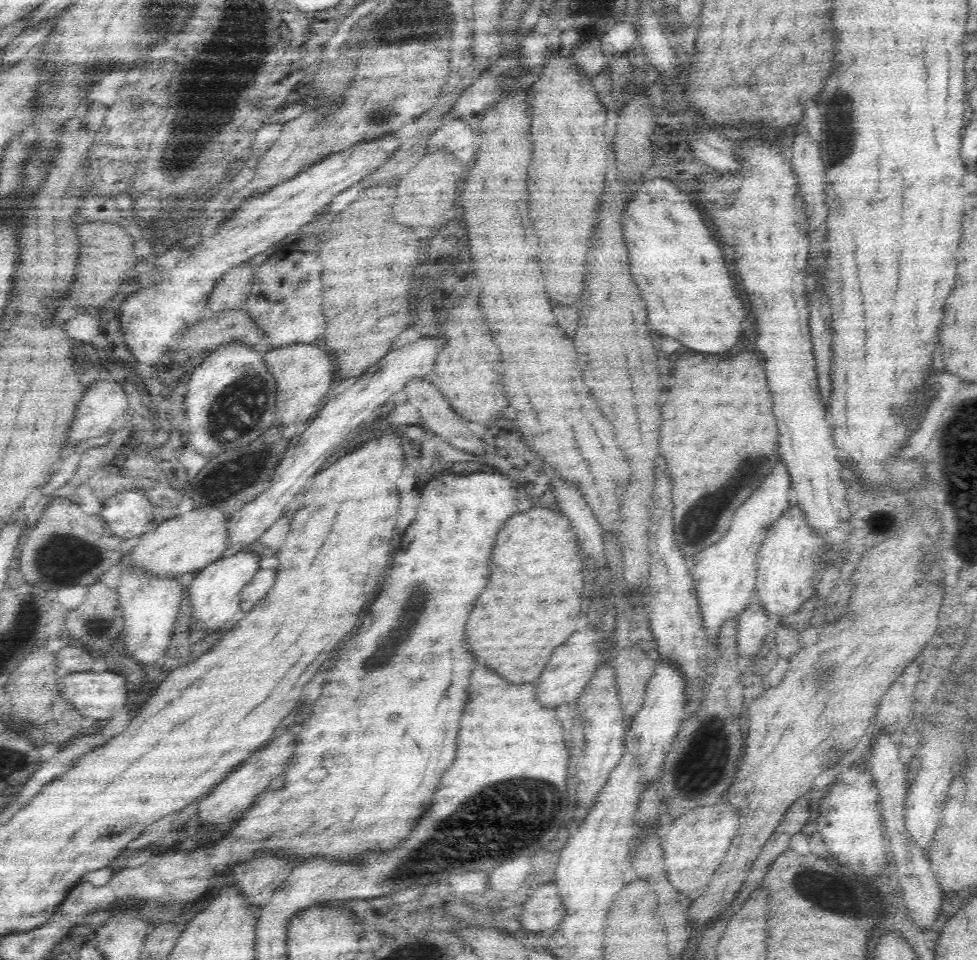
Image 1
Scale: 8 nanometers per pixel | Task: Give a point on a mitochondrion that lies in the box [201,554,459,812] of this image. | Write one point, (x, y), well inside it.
(419, 597)

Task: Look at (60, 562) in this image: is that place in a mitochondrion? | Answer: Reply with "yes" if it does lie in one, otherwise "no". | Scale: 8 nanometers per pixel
yes

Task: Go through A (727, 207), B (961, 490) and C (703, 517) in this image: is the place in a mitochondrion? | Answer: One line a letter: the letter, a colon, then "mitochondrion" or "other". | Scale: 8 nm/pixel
A: mitochondrion
B: mitochondrion
C: mitochondrion

